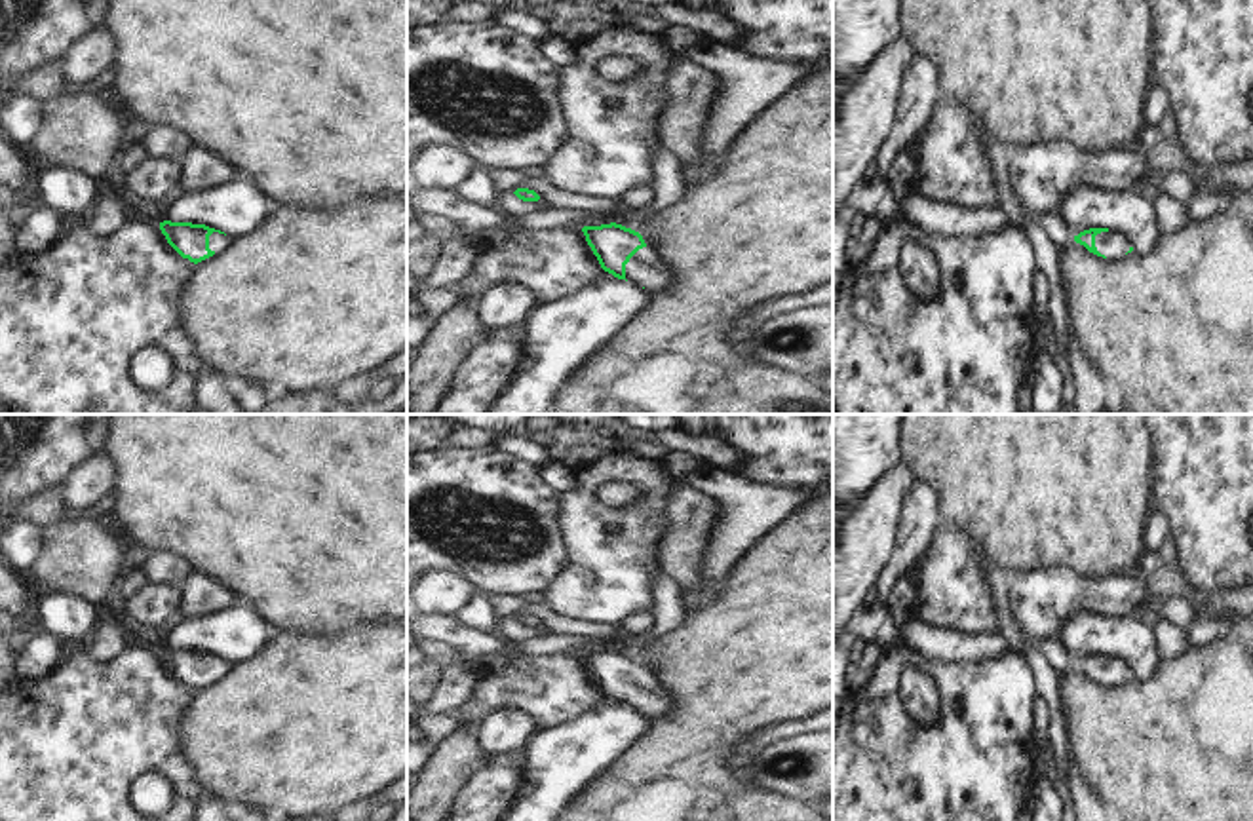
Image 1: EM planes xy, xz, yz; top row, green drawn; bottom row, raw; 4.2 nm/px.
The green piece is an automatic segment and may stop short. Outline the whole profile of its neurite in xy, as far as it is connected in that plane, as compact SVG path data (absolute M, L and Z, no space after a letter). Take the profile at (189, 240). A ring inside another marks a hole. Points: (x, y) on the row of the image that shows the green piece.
M164 220L160 222L160 230L167 243L194 264L213 257L230 243L224 232L205 224Z

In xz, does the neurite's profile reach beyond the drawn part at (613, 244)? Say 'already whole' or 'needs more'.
needs more

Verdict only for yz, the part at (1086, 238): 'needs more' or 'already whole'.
needs more

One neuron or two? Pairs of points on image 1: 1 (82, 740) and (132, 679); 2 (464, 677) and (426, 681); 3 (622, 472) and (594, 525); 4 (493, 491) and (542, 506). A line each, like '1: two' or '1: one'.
1: one
2: two
3: one
4: one

